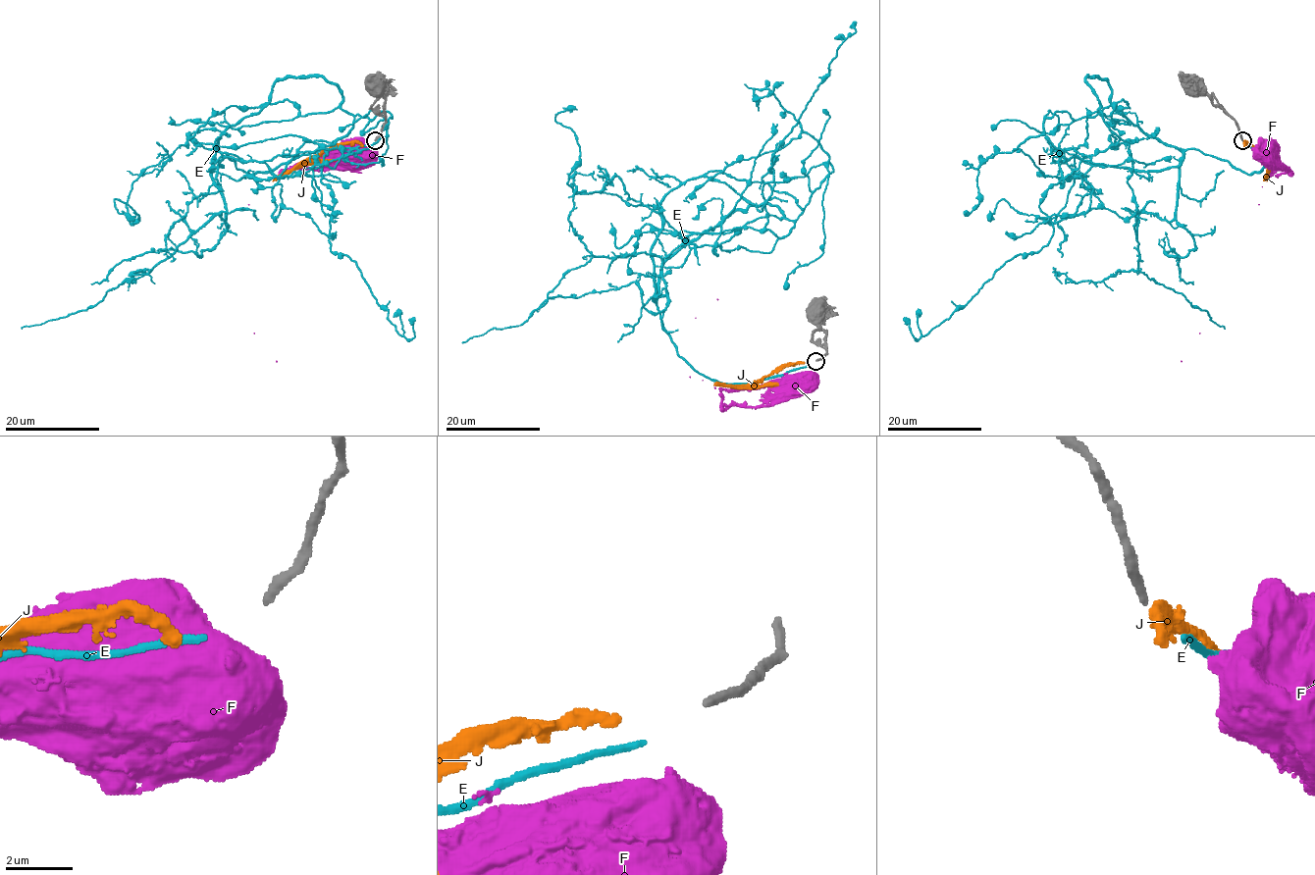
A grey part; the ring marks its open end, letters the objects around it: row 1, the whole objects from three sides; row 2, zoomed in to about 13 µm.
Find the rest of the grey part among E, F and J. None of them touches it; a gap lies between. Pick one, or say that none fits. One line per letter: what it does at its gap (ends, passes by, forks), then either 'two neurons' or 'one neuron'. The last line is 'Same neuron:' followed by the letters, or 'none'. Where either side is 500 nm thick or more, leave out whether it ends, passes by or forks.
E: it ends | two neurons
F: two neurons
J: it ends | two neurons
Same neuron: none

